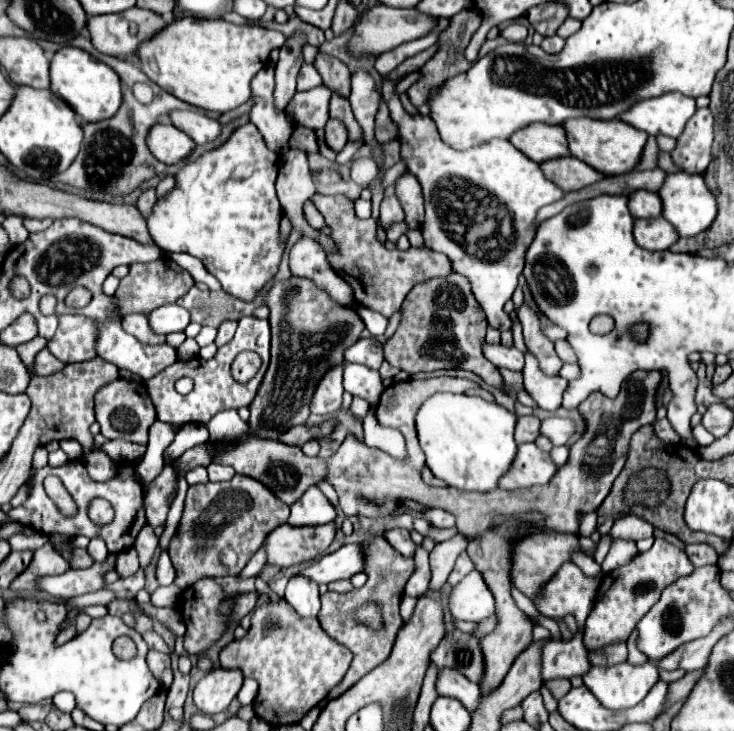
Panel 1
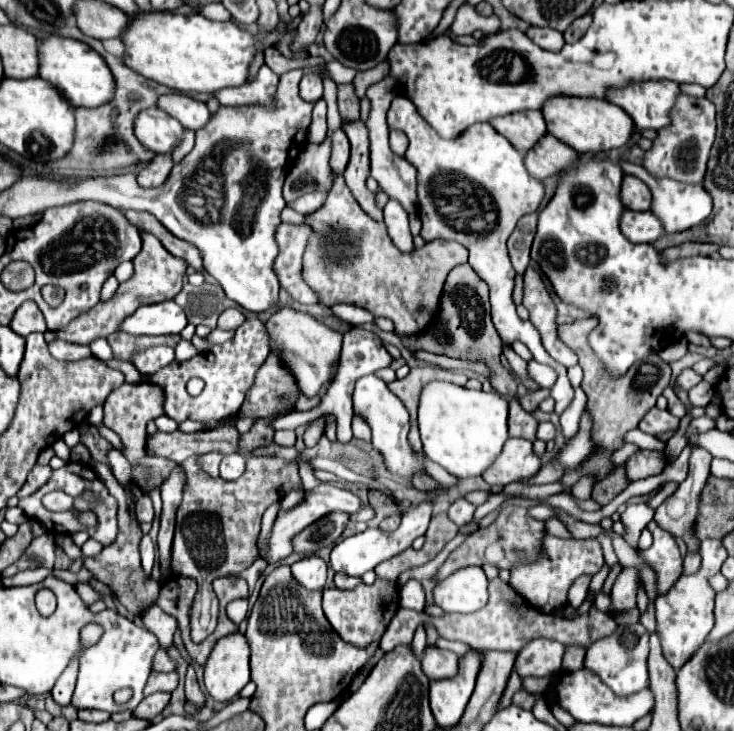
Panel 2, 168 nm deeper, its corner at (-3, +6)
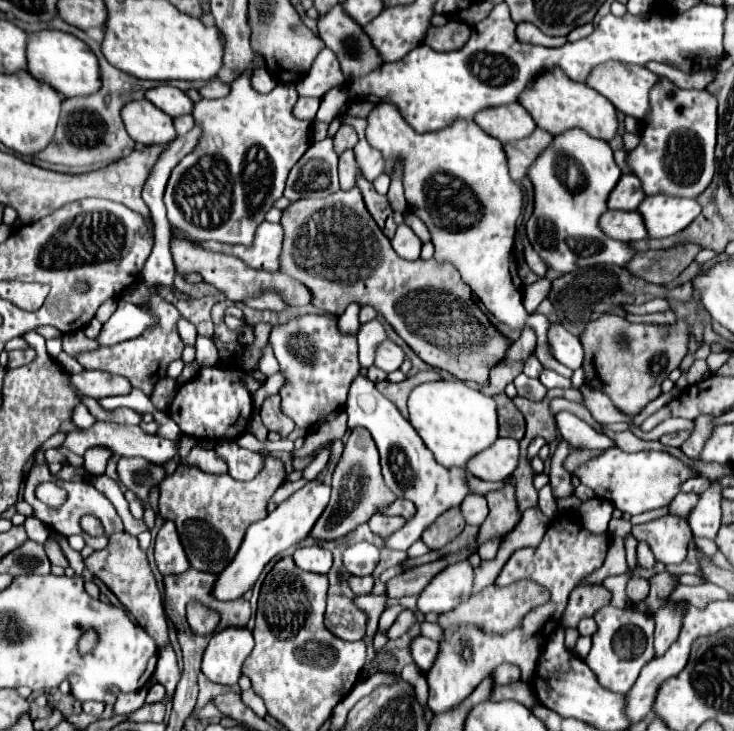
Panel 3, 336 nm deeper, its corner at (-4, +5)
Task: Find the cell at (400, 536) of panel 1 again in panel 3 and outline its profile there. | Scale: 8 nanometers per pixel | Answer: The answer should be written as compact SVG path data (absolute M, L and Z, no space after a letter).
M374 515L368 521L372 533L376 533L382 539L386 539L386 535L392 535L392 531L398 531L404 523L406 523L404 517L388 517L388 515Z

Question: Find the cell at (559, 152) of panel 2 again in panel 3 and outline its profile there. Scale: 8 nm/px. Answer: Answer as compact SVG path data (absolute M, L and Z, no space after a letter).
M536 129L532 131L532 135L528 135L528 139L518 139L516 143L502 145L504 153L508 155L508 171L514 181L520 181L522 177L526 177L528 167L534 163L538 153L548 147L550 141L552 141L552 135L548 135L548 131Z

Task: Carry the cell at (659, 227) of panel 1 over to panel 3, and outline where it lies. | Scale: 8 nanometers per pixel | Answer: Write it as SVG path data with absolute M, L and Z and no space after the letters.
M606 211L600 217L600 229L608 237L626 243L648 237L648 231L638 211Z

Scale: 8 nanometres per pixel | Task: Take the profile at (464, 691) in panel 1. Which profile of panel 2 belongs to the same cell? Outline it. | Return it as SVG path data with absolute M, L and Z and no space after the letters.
M431 646L425 650L421 664L423 664L423 672L429 676L429 680L445 680L445 678L451 678L457 674L459 656L449 650Z

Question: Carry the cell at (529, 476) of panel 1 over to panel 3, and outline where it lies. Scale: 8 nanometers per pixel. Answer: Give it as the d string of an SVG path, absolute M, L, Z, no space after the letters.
M496 439L492 447L480 451L466 463L466 471L482 481L504 481L512 475L518 465L518 441L516 439Z

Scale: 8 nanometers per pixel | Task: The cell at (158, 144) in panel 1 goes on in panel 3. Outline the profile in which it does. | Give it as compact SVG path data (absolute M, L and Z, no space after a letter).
M148 99L126 103L122 119L128 135L140 145L166 145L176 139L172 117L154 107Z

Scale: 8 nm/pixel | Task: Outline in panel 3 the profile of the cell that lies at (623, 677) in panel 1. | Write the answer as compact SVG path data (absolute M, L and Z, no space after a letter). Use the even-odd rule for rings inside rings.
M612 605L600 609L594 615L594 621L598 623L598 631L596 635L592 635L592 649L588 653L588 657L584 659L586 665L594 671L596 679L602 683L602 687L614 691L614 693L628 693L634 685L634 681L640 675L640 669L652 661L656 657L654 651L654 623L652 623L652 615L650 613L642 613L636 611L632 607L626 609L616 609ZM638 627L644 633L646 639L646 647L644 649L630 649L630 629Z

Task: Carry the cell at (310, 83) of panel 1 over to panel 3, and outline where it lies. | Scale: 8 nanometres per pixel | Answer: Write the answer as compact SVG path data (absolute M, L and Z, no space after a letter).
M300 97L292 109L292 115L296 119L304 119L304 121L314 121L316 117L316 111L318 111L318 105L320 101L318 99L306 99L306 97Z

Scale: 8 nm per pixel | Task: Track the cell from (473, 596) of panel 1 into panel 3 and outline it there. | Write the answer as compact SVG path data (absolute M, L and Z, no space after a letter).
M468 561L452 563L446 567L418 597L418 611L420 613L446 613L464 603L472 591L474 571Z

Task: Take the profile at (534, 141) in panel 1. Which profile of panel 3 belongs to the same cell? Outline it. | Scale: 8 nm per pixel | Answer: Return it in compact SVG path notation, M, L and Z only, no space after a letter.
M508 103L504 107L480 111L480 115L476 115L474 121L480 125L482 131L486 131L502 143L524 139L536 129L534 119L520 103Z

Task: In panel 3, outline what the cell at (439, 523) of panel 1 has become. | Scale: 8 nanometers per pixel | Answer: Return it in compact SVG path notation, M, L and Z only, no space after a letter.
M470 493L462 501L460 507L462 507L462 515L464 515L464 519L466 519L468 525L480 527L480 523L484 523L484 519L488 517L488 505L486 505L486 499L482 495Z

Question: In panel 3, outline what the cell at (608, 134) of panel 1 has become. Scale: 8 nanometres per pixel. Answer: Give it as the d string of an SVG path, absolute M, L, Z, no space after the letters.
M544 71L536 83L528 85L524 89L524 95L520 95L518 101L536 121L540 129L546 129L550 135L558 135L572 127L586 129L592 137L610 141L616 135L618 121L616 121L616 109L608 99L604 99L600 93L592 91L586 83L576 83L564 75L564 71Z

